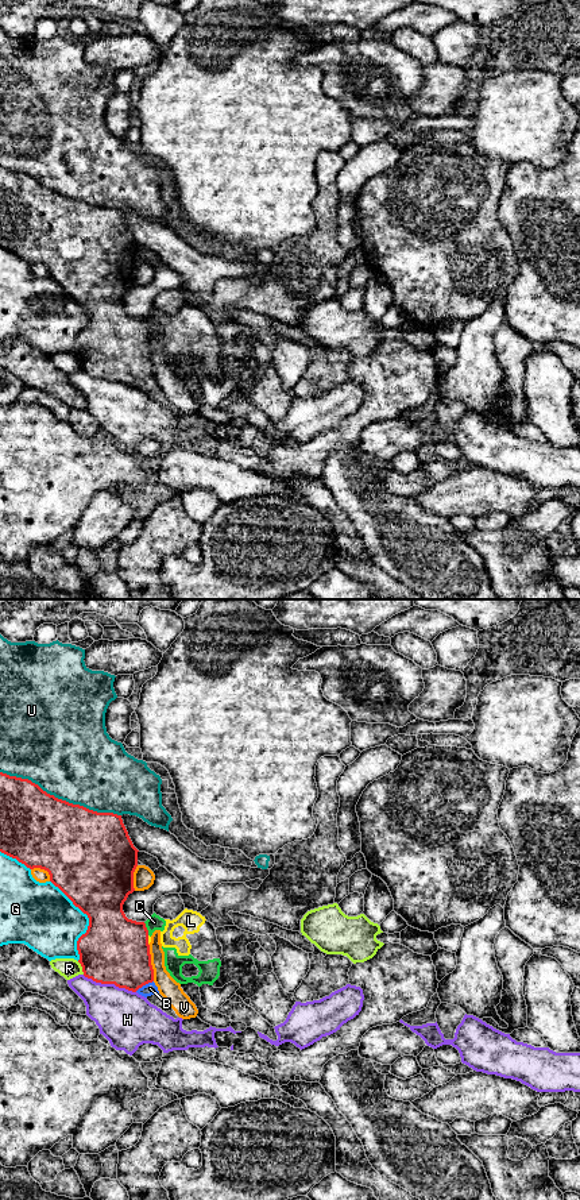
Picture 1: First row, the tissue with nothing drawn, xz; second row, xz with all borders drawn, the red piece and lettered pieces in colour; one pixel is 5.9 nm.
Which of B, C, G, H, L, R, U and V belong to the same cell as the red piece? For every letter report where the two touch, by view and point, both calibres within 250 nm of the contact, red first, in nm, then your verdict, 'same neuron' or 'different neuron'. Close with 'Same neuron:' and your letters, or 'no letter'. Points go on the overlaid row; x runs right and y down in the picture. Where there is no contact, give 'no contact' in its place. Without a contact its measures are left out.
B: meets red in xz at (143, 984); 380 nm thick on the red side, 70 nm on the other; different neuron
C: meets red in xz at (146, 929); 400 nm thick on the red side, 90 nm on the other; different neuron
G: meets red in xz at (89, 919); 400 nm thick on the red side, 380 nm on the other; different neuron
H: meets red in xz at (109, 983); 400 nm thick on the red side, 340 nm on the other; different neuron
L: meets red in xz at (147, 940); 400 nm thick on the red side, 20 nm on the other; different neuron
R: meets red in xz at (82, 968); 400 nm thick on the red side, 120 nm on the other; different neuron
U: meets red in xz at (61, 799); 440 nm thick on the red side, 500 nm on the other; different neuron
V: meets red in xz at (150, 963); 400 nm thick on the red side, 120 nm on the other; different neuron
Same neuron: no letter

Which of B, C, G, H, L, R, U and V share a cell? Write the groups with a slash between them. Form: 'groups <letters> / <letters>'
groups B / C L / G / H / R / U / V

